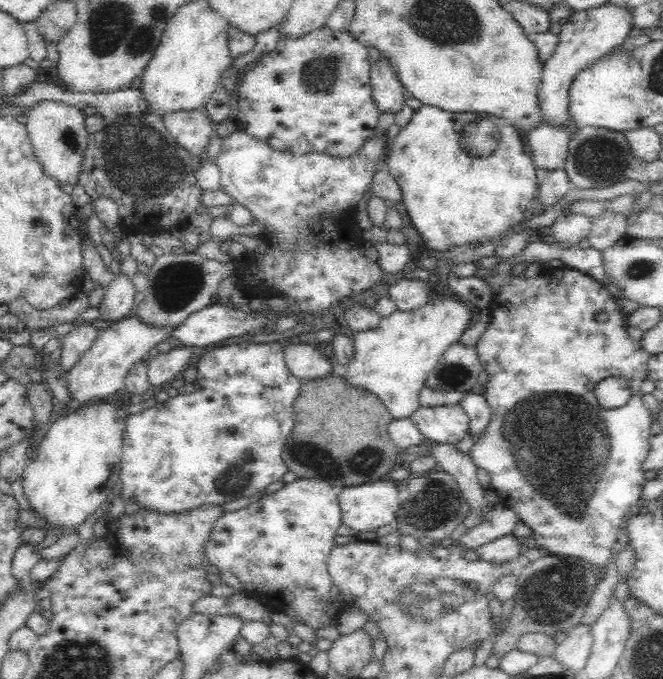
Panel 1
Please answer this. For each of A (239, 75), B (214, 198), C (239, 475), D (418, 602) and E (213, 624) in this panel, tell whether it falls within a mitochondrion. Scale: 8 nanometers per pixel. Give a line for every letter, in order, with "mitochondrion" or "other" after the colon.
A: other
B: other
C: mitochondrion
D: mitochondrion
E: other

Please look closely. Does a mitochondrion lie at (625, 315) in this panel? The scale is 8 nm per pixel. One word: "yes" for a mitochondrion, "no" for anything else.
no

